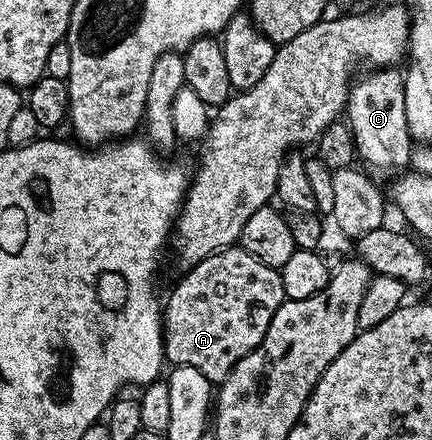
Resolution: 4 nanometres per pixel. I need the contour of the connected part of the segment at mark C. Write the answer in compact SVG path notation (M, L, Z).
M375 68L367 73L371 74L354 79L351 89L347 92L345 107L345 118L355 137L358 157L361 162L363 158L364 167L372 166L367 167L372 171L402 171L411 166L413 153L413 139L409 132L409 124L405 120L403 74L395 68Z

